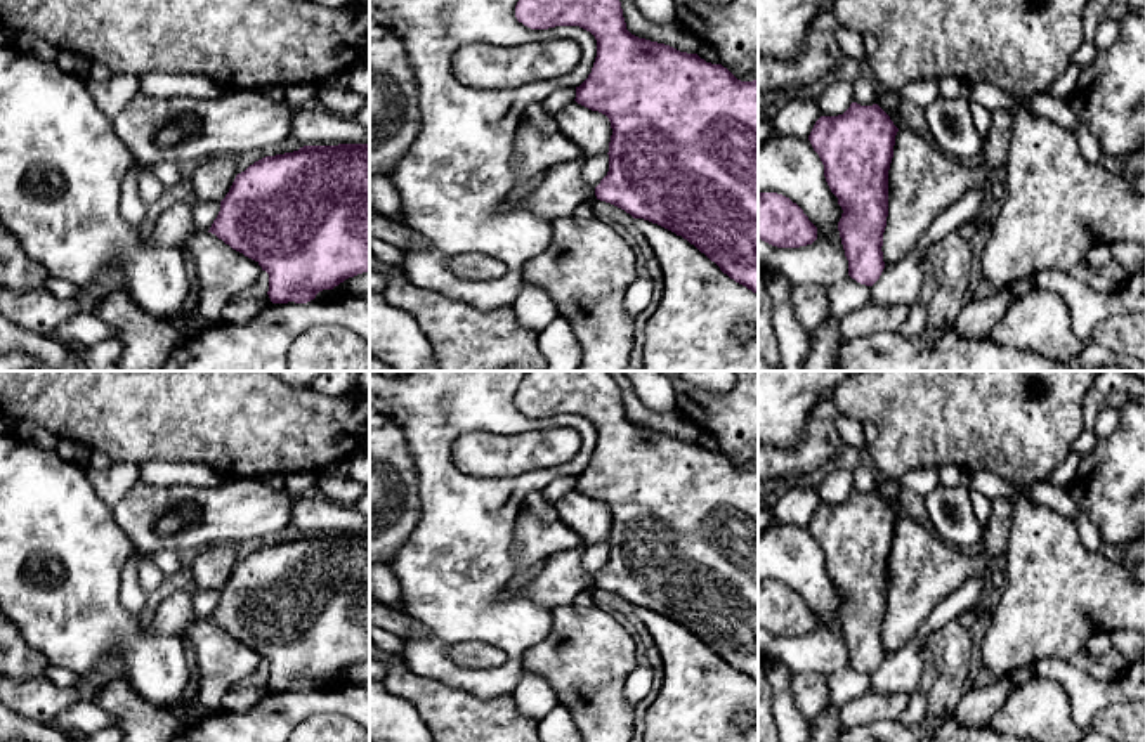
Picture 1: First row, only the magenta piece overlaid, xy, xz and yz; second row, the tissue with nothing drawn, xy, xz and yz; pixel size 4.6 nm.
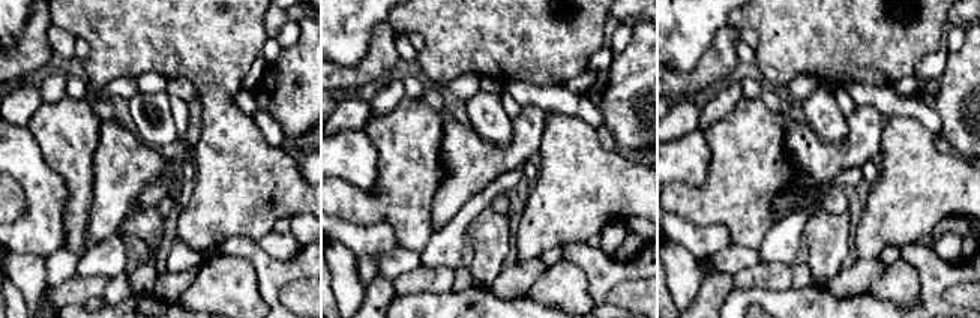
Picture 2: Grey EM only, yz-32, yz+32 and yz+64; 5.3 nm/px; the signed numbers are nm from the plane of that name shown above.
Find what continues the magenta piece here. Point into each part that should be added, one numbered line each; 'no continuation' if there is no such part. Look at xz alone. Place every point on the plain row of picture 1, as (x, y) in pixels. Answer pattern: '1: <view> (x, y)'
1: xz (562, 579)

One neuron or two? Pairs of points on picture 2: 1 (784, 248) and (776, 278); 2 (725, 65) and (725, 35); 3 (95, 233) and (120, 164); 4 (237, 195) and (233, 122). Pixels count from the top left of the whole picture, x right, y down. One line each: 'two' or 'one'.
1: two
2: one
3: one
4: one

